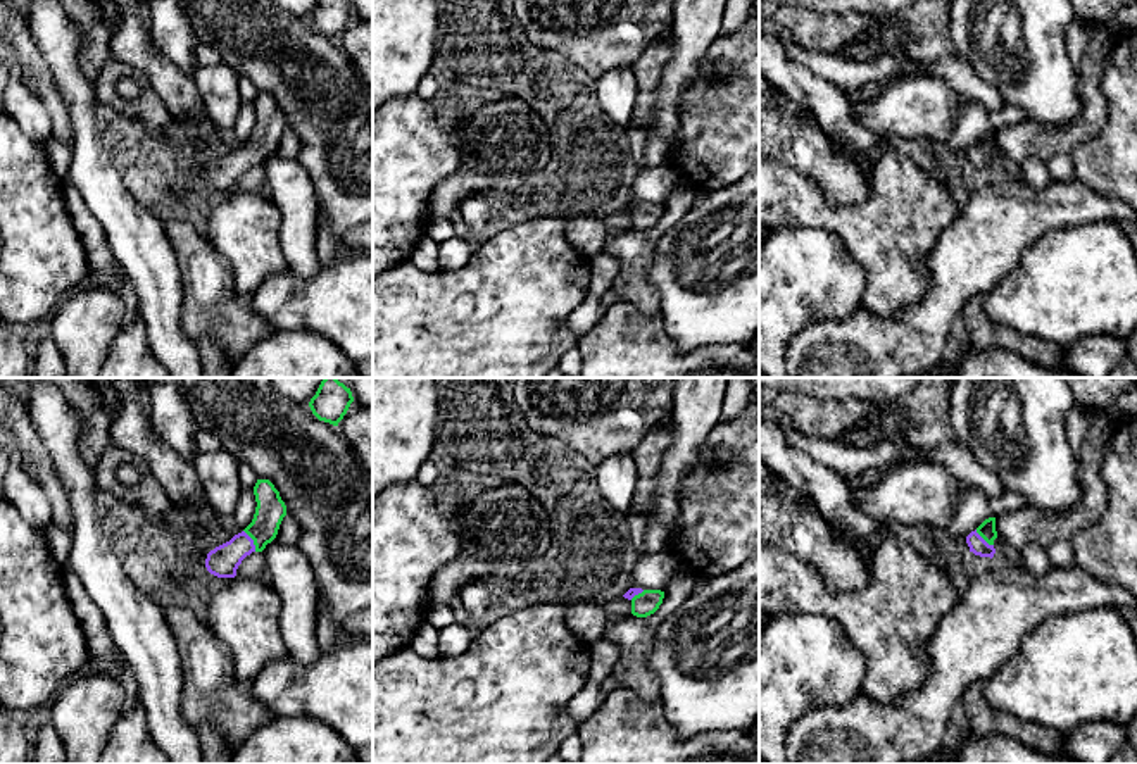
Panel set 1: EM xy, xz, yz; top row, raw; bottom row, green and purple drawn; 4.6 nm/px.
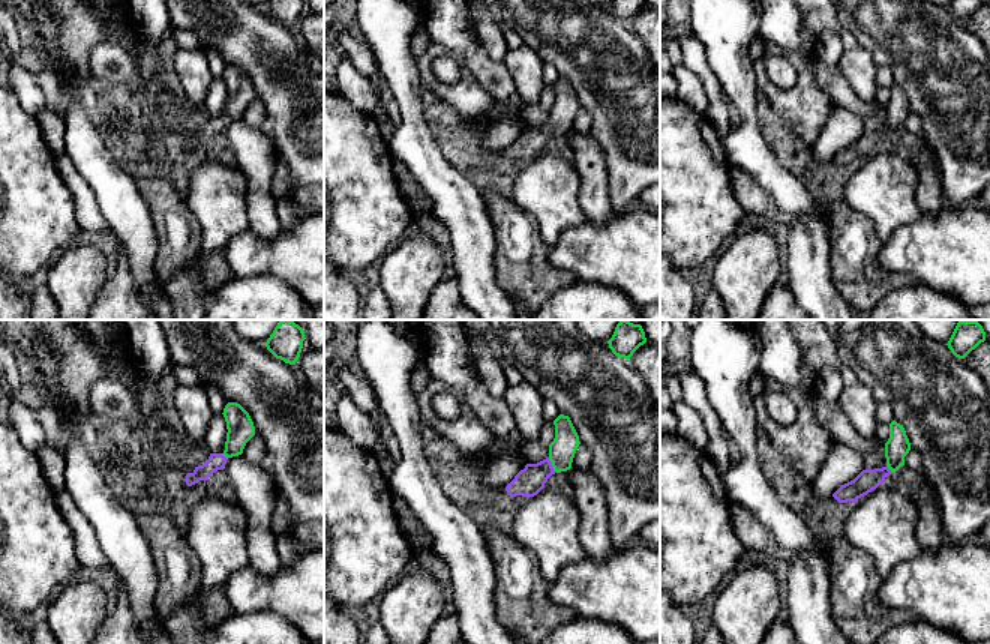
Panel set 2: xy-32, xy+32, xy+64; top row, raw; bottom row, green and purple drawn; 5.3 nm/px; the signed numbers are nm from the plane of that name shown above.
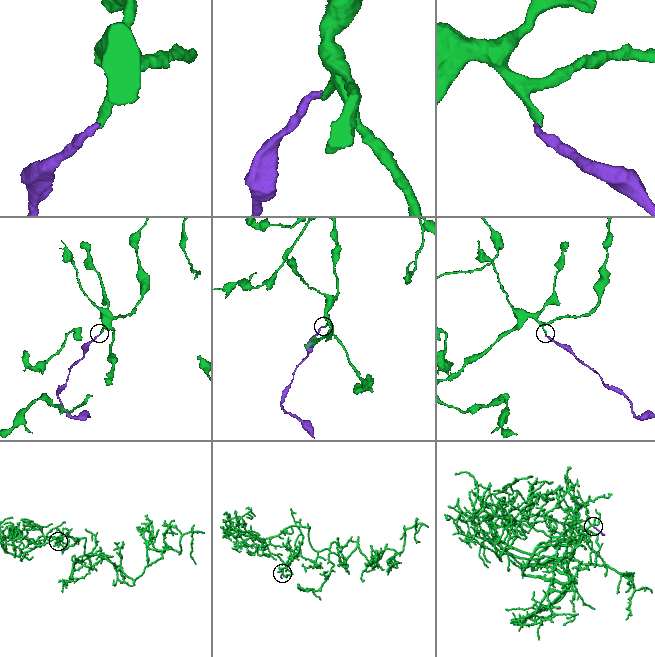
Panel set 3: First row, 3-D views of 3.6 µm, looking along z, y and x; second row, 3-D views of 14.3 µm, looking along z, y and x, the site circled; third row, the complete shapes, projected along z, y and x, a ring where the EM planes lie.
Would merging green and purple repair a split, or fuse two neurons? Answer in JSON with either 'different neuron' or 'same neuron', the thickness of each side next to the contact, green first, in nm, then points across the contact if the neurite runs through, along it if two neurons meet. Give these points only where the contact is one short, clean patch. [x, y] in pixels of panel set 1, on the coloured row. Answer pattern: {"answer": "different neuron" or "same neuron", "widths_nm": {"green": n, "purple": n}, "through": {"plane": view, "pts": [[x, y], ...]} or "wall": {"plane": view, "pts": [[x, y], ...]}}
{"answer": "same neuron", "widths_nm": {"green": 140, "purple": 150}, "through": {"plane": "xy", "pts": [[270, 511], [264, 526], [252, 538], [223, 561]]}}

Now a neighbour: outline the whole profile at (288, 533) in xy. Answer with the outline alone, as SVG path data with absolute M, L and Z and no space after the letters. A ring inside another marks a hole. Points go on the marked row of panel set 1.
M286 514L280 524L276 540L283 545L297 545L298 538L300 538L298 524L292 516Z

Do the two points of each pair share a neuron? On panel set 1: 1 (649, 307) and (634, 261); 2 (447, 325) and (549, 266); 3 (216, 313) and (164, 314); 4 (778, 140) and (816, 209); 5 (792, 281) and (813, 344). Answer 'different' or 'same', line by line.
1: same
2: same
3: different
4: different
5: different

